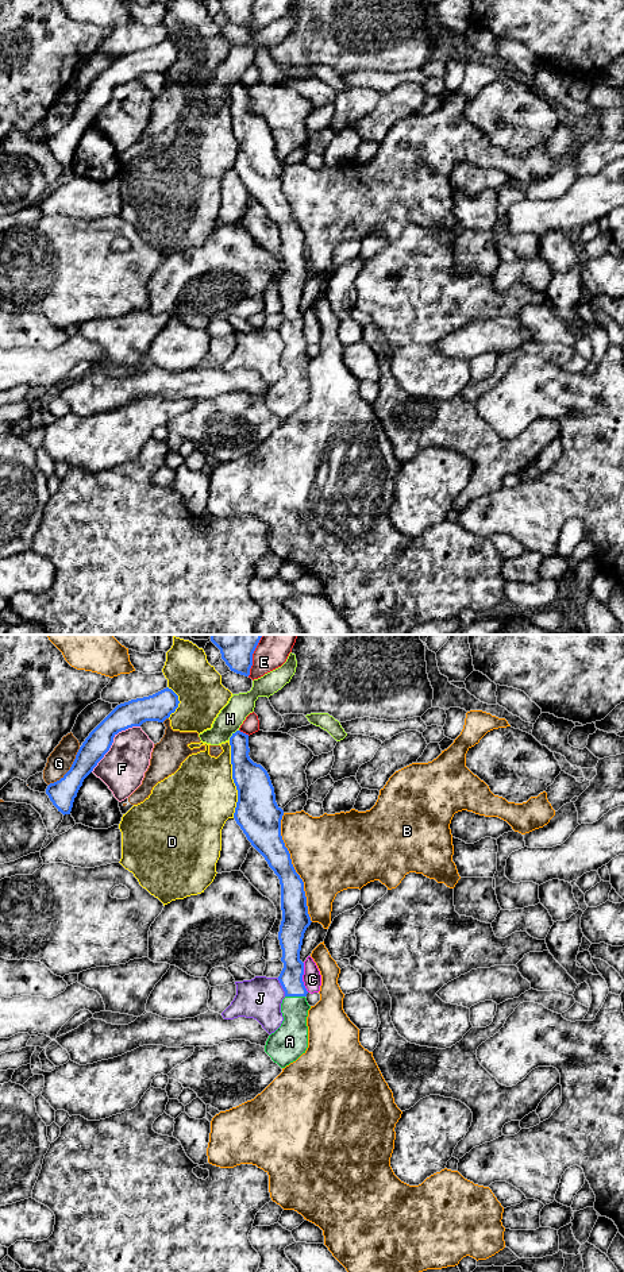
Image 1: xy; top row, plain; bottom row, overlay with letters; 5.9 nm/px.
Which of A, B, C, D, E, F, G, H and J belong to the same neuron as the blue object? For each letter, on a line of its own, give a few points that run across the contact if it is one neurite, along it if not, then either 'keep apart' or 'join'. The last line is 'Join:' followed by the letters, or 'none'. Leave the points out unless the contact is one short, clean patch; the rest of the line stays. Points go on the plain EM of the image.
A: join
B: keep apart
C: keep apart
D: keep apart
E: keep apart
F: keep apart
G: keep apart
H: keep apart
J: line xy (277, 330), (285, 347); keep apart
Join: A

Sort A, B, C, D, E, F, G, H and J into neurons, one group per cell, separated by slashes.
A / B / C / D / E / F / G H / J

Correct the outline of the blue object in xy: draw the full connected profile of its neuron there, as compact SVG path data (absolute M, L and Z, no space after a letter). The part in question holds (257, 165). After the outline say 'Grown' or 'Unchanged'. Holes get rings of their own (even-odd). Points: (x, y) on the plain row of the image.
M236 82L230 89L232 131L238 142L234 165L236 176L251 197L265 209L280 231L282 273L278 292L284 320L278 332L285 343L281 355L284 373L269 388L265 404L281 420L296 413L308 400L307 369L311 358L303 334L304 315L300 302L311 277L304 234L296 224L290 205L281 188L284 162L276 154L267 123L250 108L249 86Z. Grown

